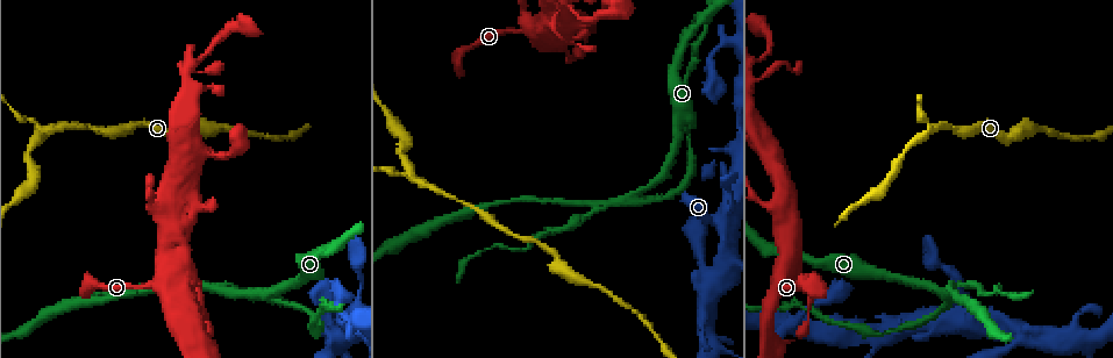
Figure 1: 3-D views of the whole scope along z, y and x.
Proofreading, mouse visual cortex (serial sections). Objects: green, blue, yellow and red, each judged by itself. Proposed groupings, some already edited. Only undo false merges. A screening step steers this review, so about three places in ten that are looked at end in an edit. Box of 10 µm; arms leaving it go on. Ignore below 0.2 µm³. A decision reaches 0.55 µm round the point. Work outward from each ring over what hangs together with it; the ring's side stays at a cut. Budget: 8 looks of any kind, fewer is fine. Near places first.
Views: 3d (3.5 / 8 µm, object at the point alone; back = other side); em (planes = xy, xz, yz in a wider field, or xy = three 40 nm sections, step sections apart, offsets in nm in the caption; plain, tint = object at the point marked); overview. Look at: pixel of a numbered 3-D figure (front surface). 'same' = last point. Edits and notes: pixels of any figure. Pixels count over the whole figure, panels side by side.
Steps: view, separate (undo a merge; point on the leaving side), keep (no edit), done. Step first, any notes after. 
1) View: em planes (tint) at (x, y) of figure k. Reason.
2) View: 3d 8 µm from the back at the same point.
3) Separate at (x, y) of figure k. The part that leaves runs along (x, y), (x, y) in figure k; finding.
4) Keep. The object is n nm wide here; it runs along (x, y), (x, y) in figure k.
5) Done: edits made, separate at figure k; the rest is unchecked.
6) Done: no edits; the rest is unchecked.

View: em planes (tint) at (160, 211) of figure 1. Arms part here.

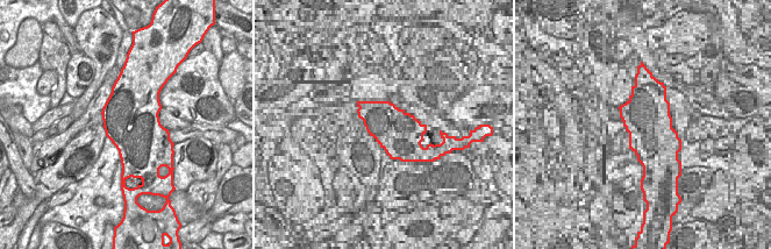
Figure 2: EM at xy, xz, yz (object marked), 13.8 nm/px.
View: 3d 3.5 µm at the same point.

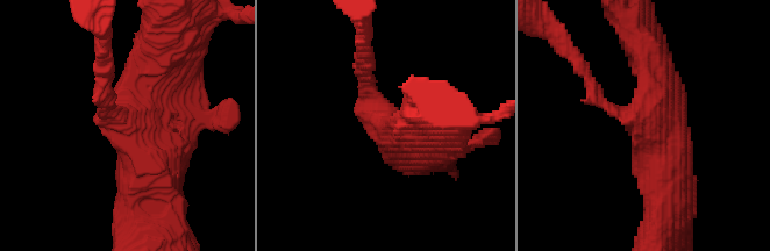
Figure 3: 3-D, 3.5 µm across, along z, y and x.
Keep. It runs along (137, 203), (141, 115), (162, 54) in figure 3; continuous, no second cell.

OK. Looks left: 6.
View: em xy step 3 (tint) at (944, 292) of figure 1. Abrupt turn.

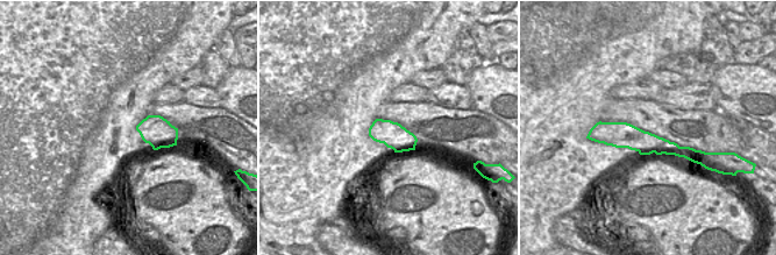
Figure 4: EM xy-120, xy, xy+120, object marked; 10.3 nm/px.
View: 3d 3.5 µm at the same point.

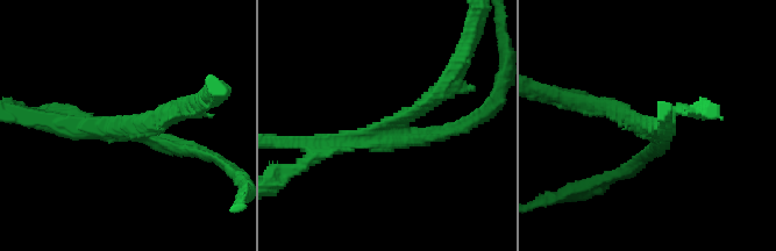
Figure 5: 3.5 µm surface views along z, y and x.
Separate at (447, 130) of figure 5. A second cell is stuck on.

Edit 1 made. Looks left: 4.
View: 3d 3.5 µm from the back at (418, 178) of figure 1. Arms part here.

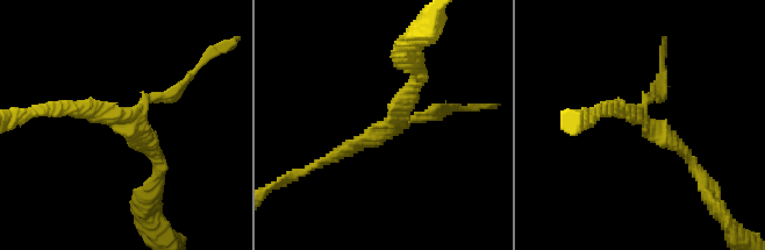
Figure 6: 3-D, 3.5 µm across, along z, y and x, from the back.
Keep. It runs along (313, 166), (373, 137), (420, 80) in figure 6; all the same cell.

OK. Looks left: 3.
Done: edits made, separate at figure 5; the rest is unchecked.

